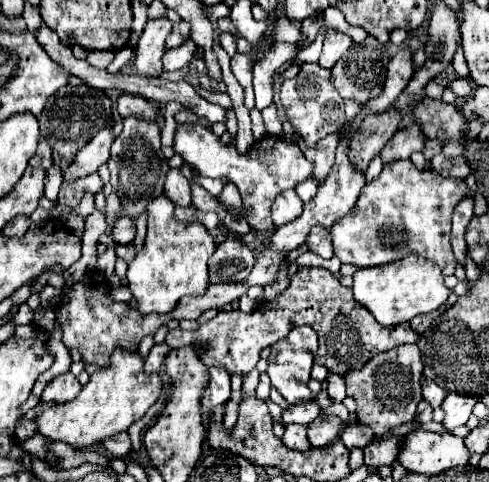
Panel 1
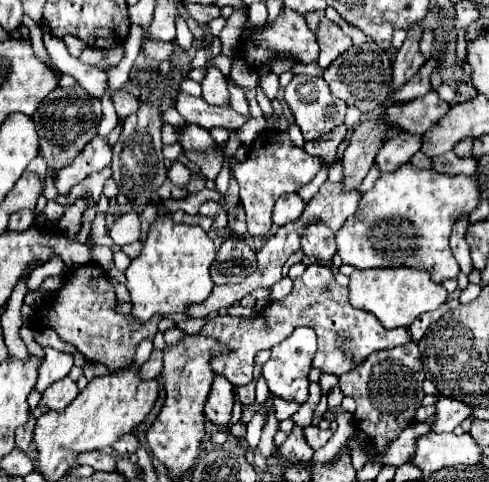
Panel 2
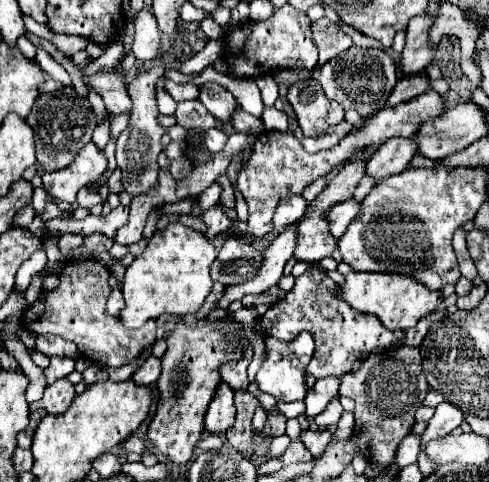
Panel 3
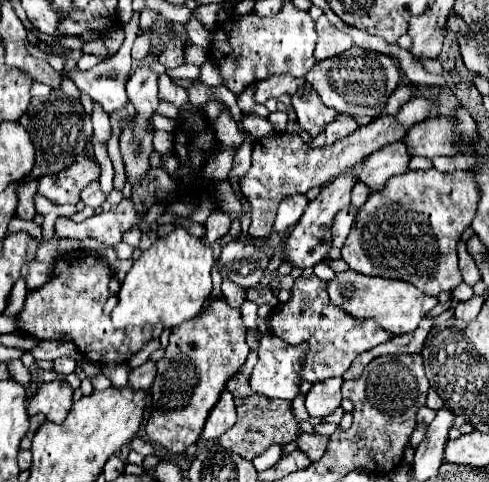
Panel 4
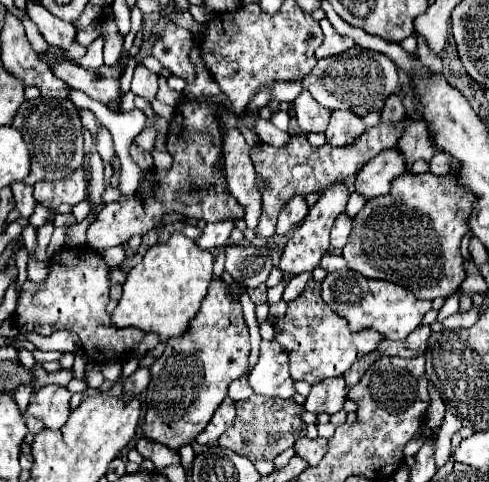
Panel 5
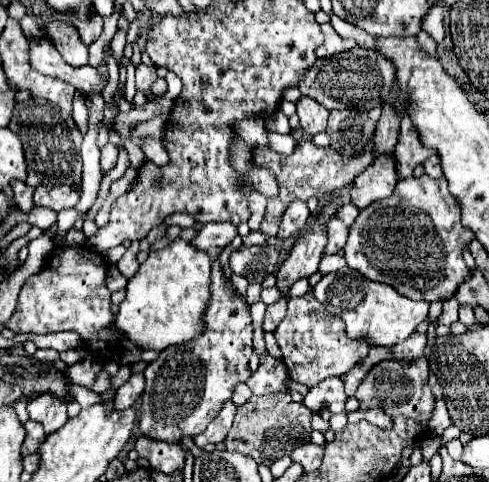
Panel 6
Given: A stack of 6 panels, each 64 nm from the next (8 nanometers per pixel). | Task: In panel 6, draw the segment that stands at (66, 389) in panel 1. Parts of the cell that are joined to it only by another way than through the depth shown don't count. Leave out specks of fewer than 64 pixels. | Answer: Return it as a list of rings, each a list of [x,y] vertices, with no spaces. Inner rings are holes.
[[[50,394],[34,398],[28,404],[28,414],[30,414],[30,420],[42,424],[44,434],[52,434],[60,430],[68,420],[64,402],[56,400],[56,396],[50,396]]]

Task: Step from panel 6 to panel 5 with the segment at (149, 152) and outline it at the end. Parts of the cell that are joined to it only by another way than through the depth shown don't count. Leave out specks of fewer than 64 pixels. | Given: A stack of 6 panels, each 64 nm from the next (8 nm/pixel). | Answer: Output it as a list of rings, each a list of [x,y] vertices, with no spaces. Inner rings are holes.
[[[152,148],[152,156],[154,156],[154,164],[158,170],[170,170],[172,166],[172,156],[166,150],[156,150]]]

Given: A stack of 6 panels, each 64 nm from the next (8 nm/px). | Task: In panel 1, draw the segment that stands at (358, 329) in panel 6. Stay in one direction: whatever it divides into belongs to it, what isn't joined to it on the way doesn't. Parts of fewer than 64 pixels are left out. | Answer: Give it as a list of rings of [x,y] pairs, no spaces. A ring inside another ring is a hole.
[[[408,254],[406,258],[394,262],[394,264],[384,264],[382,268],[368,268],[368,270],[358,270],[354,274],[354,300],[368,308],[374,318],[382,326],[394,326],[402,322],[410,322],[414,316],[424,314],[424,312],[434,312],[448,300],[448,288],[444,286],[444,276],[440,268],[428,260],[420,260],[416,254]]]

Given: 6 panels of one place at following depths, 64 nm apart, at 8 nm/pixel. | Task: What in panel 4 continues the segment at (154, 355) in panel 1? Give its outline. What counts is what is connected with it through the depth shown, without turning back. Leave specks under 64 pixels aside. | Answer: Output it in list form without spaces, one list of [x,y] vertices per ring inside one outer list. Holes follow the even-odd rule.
[[[148,360],[140,368],[130,372],[128,384],[132,390],[146,390],[146,388],[150,388],[154,376],[156,376],[156,364],[152,360]]]

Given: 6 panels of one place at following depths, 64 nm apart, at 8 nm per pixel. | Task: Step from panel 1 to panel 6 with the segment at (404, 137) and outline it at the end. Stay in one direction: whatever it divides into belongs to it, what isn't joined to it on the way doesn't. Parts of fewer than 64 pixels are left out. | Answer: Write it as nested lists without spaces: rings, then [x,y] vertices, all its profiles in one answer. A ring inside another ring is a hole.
[[[384,154],[376,158],[352,184],[350,200],[358,210],[364,210],[368,204],[388,198],[394,192],[396,164],[392,154]]]

